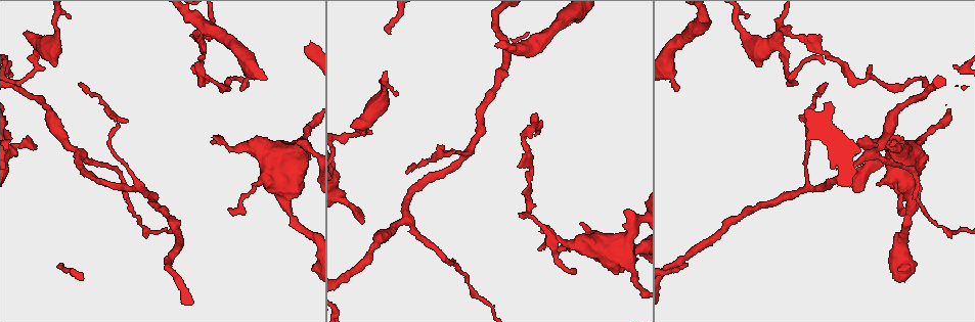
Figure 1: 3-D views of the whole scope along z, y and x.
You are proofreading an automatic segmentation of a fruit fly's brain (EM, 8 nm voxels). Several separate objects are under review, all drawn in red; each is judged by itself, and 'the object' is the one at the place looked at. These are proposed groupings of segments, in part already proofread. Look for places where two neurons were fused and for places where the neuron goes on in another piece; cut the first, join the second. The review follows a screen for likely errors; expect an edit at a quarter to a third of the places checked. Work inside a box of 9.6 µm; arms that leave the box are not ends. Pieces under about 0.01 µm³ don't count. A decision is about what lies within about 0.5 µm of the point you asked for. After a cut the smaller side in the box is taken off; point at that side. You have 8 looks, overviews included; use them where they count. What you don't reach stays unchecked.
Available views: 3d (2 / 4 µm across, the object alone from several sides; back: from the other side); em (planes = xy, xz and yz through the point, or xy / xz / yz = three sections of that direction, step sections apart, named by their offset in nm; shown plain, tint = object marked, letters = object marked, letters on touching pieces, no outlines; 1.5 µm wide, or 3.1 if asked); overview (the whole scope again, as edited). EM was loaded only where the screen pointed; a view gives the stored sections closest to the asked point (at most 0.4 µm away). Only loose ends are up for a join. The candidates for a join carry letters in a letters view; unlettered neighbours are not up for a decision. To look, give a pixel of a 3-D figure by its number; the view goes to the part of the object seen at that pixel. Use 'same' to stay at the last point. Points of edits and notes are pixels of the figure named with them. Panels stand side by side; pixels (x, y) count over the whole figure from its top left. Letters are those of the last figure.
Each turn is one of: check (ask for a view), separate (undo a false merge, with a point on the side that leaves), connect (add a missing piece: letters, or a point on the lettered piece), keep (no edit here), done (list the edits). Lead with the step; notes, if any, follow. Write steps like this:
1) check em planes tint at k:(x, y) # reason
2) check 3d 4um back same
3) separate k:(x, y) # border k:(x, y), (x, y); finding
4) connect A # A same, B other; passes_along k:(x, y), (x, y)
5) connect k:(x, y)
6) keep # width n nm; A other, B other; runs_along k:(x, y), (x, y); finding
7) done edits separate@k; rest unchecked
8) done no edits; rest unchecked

check em planes letters at 1:(623, 213) # an open end

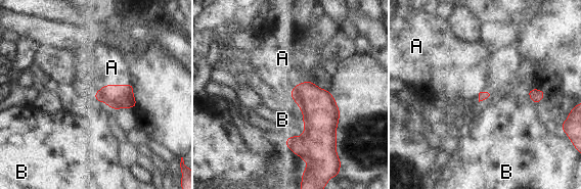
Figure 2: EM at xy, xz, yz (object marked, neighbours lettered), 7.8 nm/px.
connect A # longest_contact A 340 nm; A same, B other; it goes on there

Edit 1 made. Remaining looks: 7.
check 3d 4um at 1:(857, 142) # calibre changes

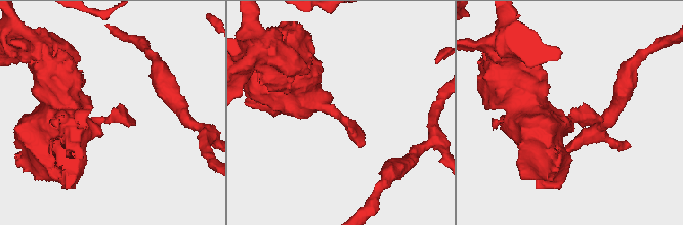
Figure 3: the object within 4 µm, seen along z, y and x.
check em yz step 4 tint at 3:(333, 110) # need the tissue

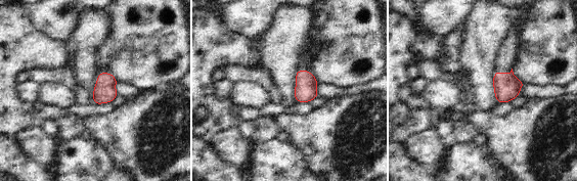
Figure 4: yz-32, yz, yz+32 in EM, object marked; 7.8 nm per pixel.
check em planes letters same # cut it another way

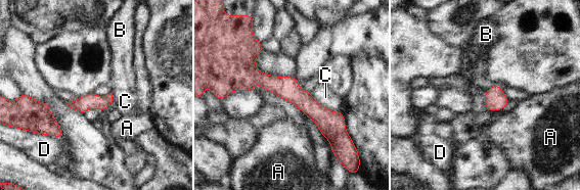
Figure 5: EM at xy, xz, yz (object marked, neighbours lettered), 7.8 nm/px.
keep # A other, B other, C other, D other; border 5:(309, 93), (323, 106), (340, 111); one neuron here

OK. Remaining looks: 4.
done edits connect@2; rest unchecked

